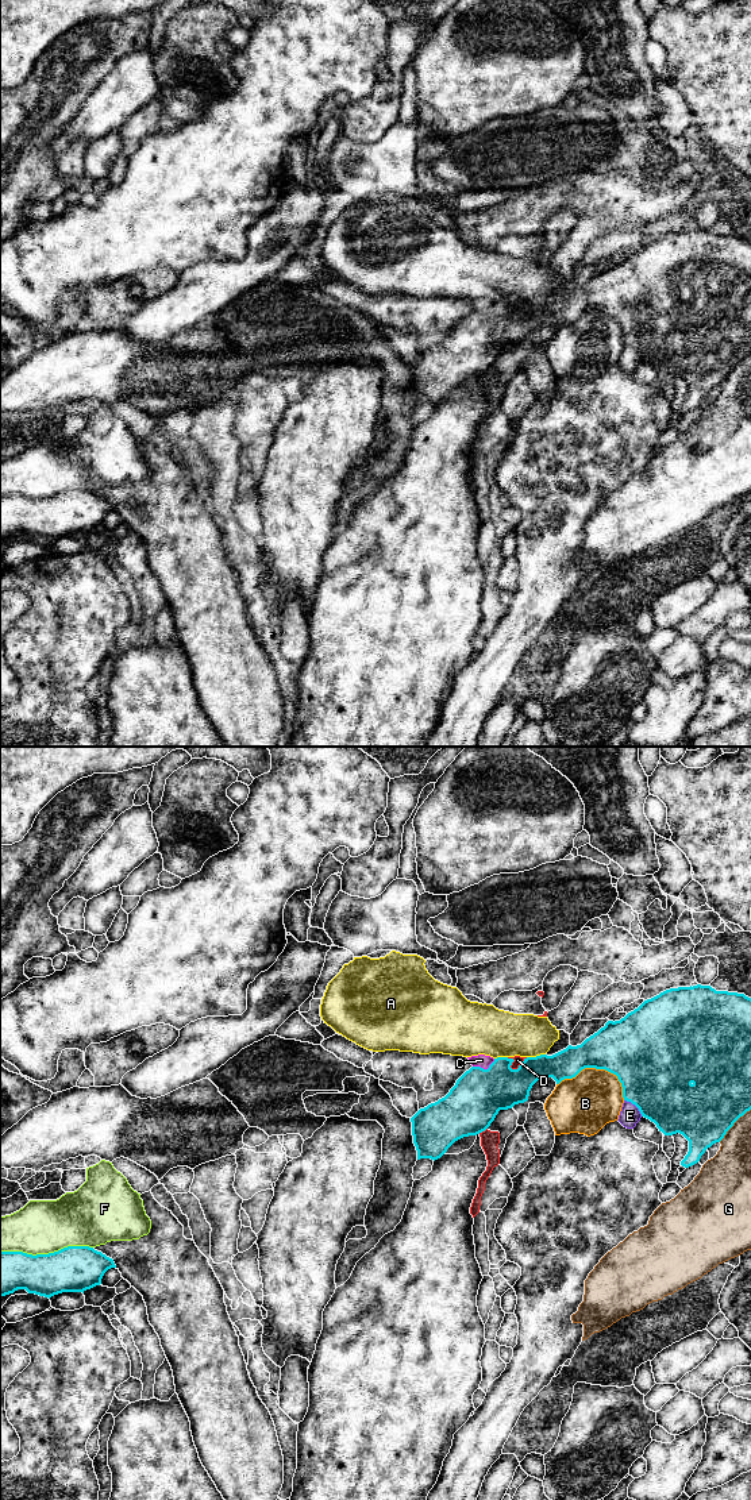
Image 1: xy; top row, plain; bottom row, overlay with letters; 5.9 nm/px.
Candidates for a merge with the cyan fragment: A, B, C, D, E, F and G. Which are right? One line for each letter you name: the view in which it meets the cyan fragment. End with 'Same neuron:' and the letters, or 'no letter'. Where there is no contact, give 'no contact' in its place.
C: contact in xy
Same neuron: C

